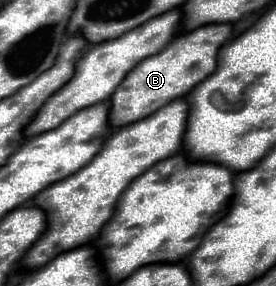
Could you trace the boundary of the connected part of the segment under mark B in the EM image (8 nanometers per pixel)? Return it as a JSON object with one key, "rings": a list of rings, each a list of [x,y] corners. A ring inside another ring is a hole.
{"rings":[[[211,23],[197,27],[193,31],[185,31],[177,35],[161,53],[147,57],[141,61],[125,79],[123,85],[111,95],[111,113],[109,123],[115,127],[129,125],[131,121],[139,121],[155,113],[173,99],[185,97],[195,85],[207,79],[217,67],[217,53],[221,45],[229,39],[233,25],[229,23]]]}

